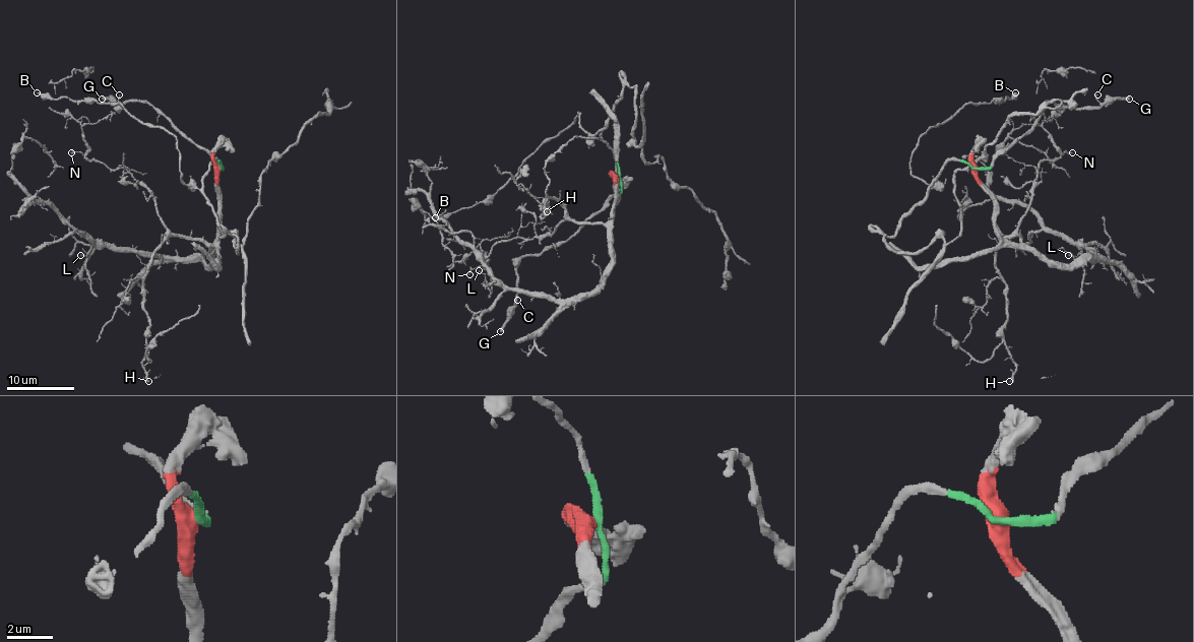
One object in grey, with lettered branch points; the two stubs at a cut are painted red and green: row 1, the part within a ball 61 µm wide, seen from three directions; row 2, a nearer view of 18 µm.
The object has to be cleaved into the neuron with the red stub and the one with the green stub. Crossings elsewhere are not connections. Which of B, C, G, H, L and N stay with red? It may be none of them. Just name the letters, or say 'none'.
H, L, N

